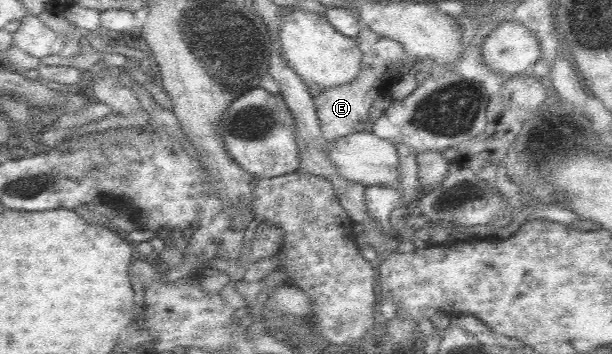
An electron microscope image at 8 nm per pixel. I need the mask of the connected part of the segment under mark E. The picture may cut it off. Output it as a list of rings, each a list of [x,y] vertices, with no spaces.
[[[361,29],[355,37],[355,42],[361,49],[360,73],[350,83],[338,85],[338,87],[324,88],[319,95],[314,96],[317,116],[320,120],[324,137],[332,143],[342,137],[364,130],[364,125],[369,122],[368,111],[377,95],[388,94],[392,81],[406,75],[407,72],[414,72],[413,69],[404,68],[403,47],[401,43],[382,37],[371,29]]]

